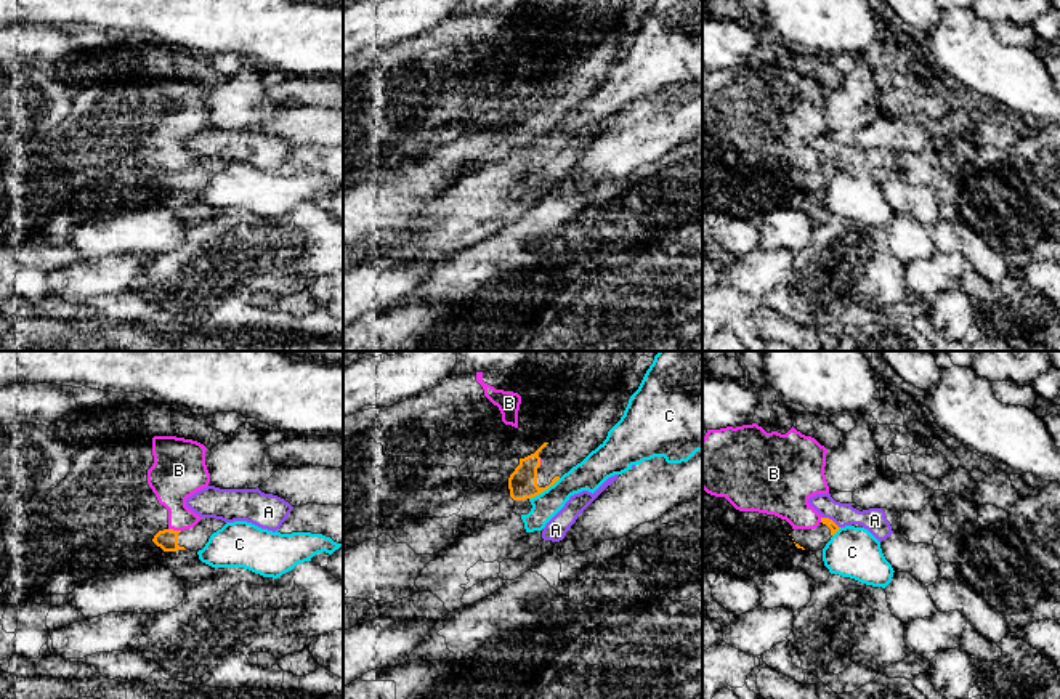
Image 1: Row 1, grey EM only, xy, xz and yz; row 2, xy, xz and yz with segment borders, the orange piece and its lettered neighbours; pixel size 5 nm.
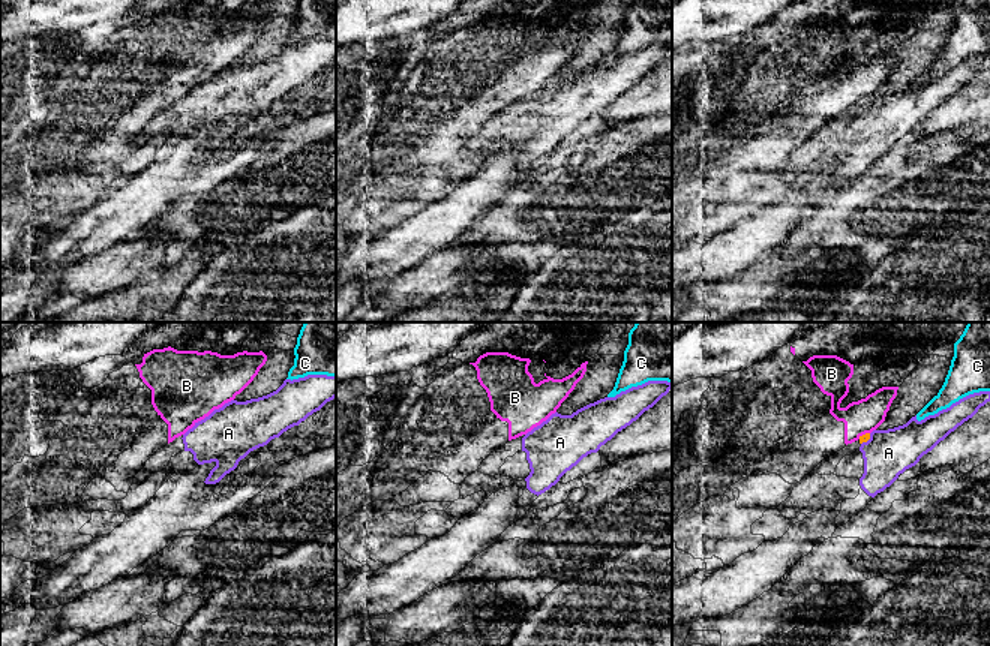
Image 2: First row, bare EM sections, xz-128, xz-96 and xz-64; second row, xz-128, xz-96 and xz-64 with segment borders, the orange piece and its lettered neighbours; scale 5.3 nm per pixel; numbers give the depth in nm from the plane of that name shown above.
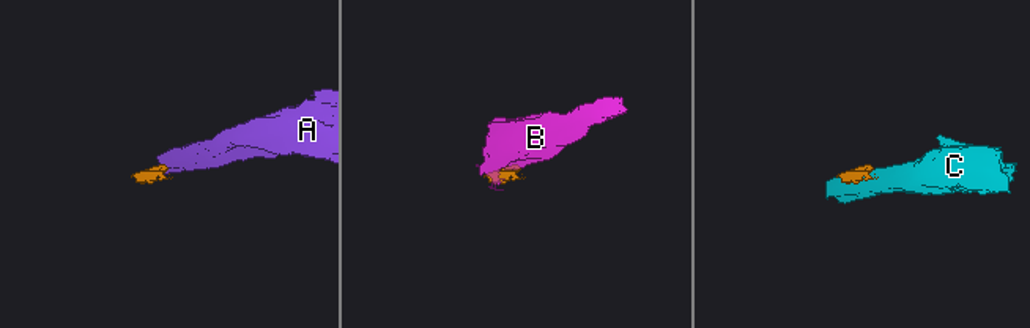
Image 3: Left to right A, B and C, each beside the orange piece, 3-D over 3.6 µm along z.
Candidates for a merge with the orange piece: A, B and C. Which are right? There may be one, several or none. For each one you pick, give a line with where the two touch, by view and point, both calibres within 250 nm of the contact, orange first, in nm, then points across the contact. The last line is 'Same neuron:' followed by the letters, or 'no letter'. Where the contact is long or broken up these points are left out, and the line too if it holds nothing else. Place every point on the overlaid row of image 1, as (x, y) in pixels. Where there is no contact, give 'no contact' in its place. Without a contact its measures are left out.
Same neuron: no letter

